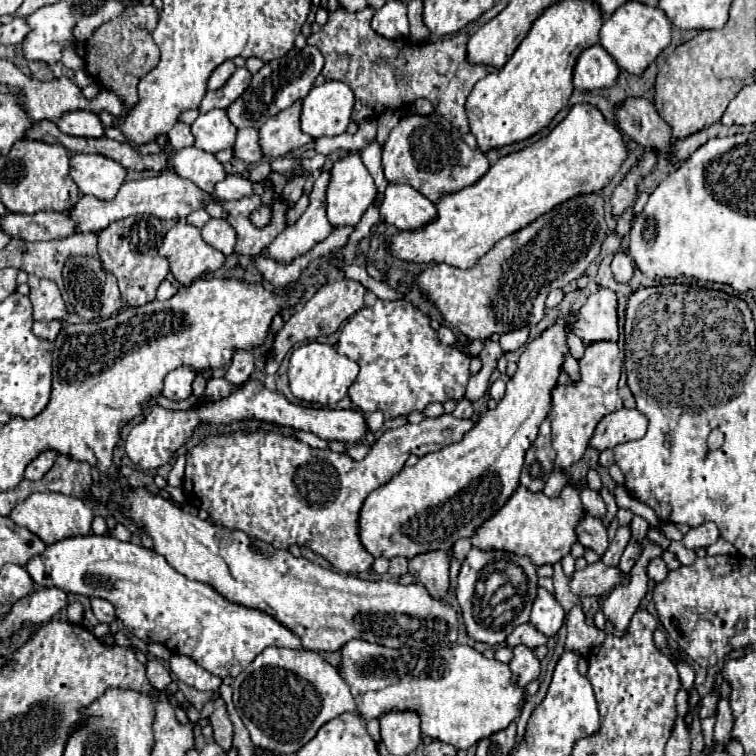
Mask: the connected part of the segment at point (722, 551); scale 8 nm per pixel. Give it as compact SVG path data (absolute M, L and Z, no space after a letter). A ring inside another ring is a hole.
M720 537L716 543L709 546L706 551L709 556L734 555L737 553L736 548L731 543L725 541L722 537Z

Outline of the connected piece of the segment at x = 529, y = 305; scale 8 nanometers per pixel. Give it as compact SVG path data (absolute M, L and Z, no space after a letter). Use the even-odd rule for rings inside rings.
M579 195L565 205L557 205L527 227L503 237L477 265L457 269L447 263L437 263L423 269L415 281L419 291L439 309L447 325L461 331L469 341L487 339L493 333L501 335L537 325L543 319L551 281L559 273L567 275L567 283L583 275L599 255L605 237L607 225L601 195Z

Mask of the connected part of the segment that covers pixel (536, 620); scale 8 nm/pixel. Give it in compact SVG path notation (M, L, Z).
M539 587L529 623L535 629L539 629L539 633L553 637L563 625L563 617L565 617L565 611L557 603L557 599L551 593L547 593L543 587Z

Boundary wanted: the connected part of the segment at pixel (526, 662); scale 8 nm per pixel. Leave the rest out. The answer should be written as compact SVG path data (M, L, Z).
M517 645L517 647L513 647L513 657L509 661L509 669L511 669L511 681L515 681L515 685L519 685L519 687L525 687L529 681L539 677L541 663L535 659L535 655L529 647Z

